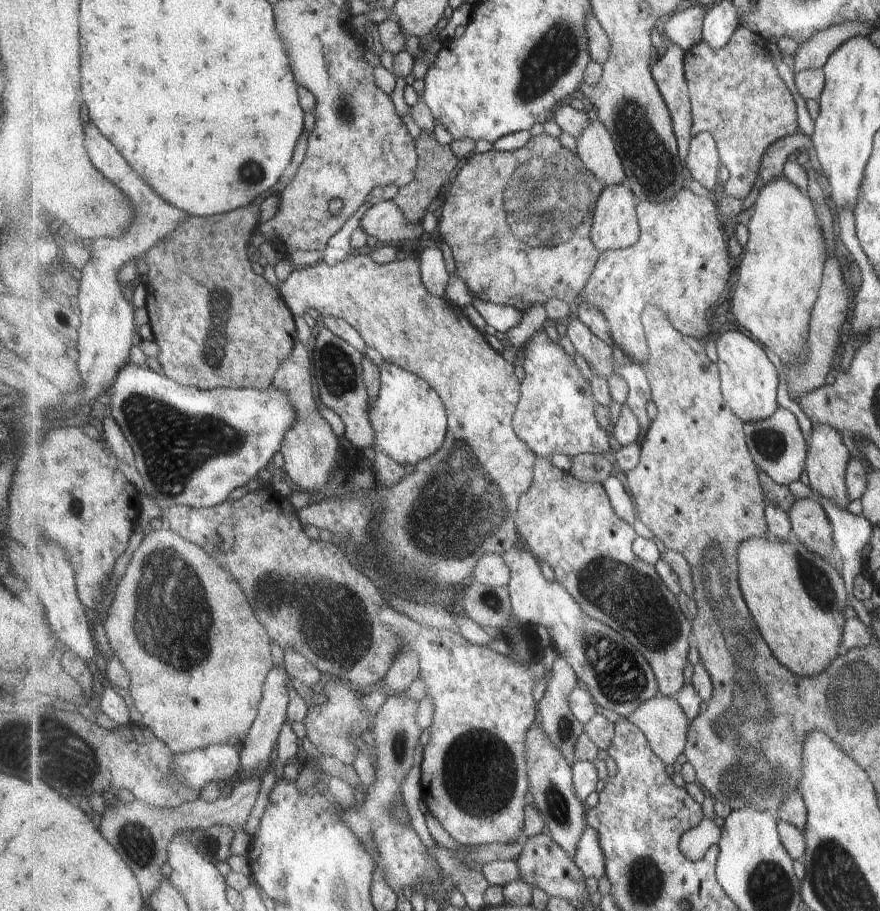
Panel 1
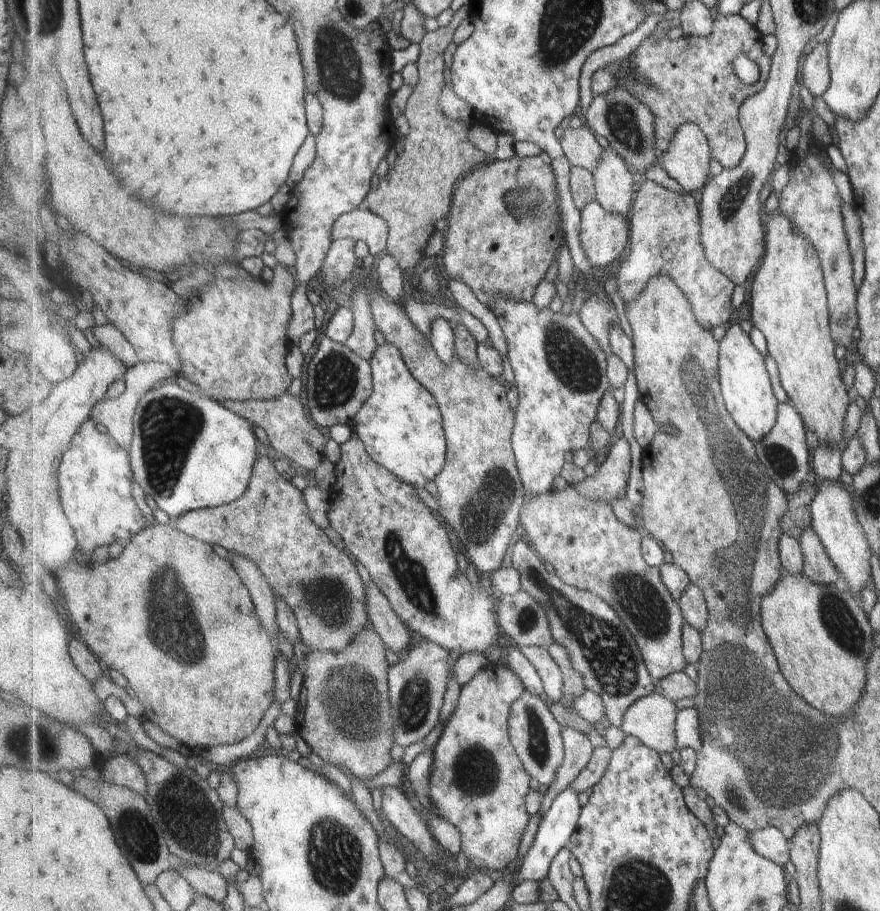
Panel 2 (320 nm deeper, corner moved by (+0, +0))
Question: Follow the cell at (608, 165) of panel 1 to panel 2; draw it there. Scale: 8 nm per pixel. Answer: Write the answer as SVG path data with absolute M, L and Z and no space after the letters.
M606 150L599 168L593 174L599 204L613 214L629 218L636 192L633 170L627 161L617 151Z

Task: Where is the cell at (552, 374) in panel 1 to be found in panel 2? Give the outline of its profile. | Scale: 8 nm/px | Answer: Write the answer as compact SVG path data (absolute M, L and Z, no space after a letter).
M497 295L494 298L492 312L504 333L508 348L508 358L515 374L519 404L514 422L512 446L522 483L525 507L535 497L554 488L555 479L561 474L563 456L579 448L591 448L592 426L598 420L598 410L607 392L612 388L608 370L608 355L600 342L587 330L580 314L553 312L549 307L540 309L533 301L518 301L511 297Z

